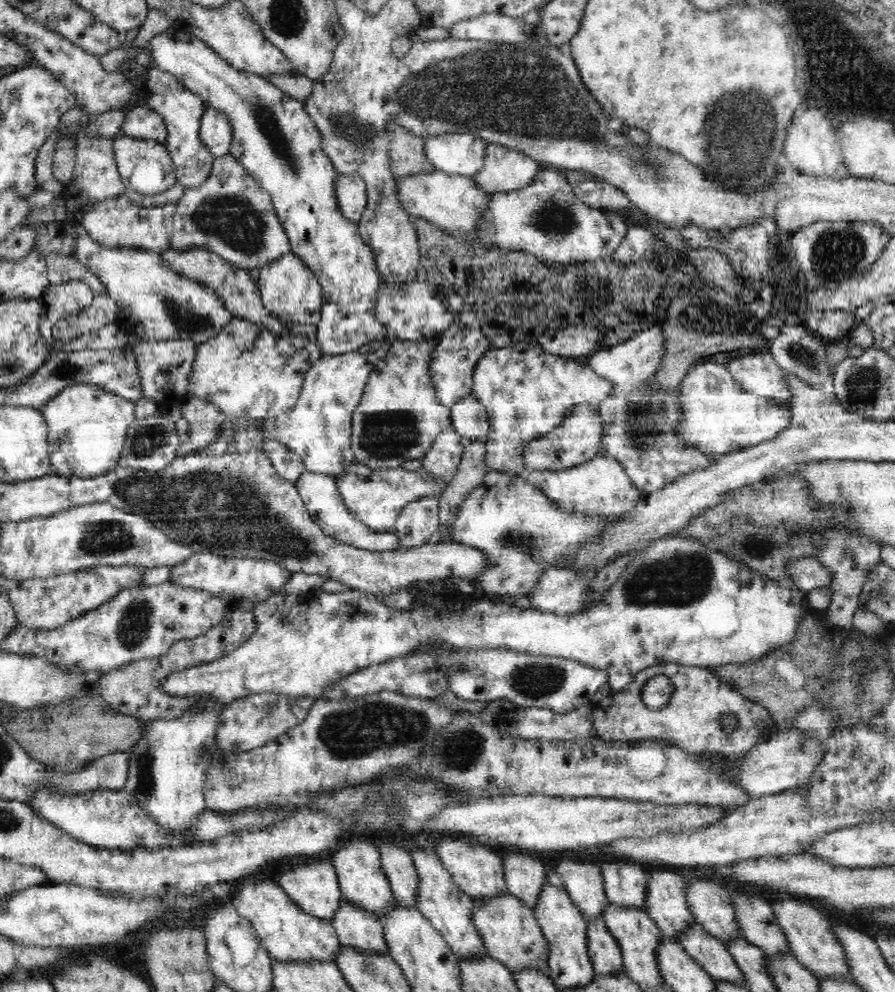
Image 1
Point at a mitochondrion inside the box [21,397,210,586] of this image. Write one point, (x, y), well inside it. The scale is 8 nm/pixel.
(106, 538)

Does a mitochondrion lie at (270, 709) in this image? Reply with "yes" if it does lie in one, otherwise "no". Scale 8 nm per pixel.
yes

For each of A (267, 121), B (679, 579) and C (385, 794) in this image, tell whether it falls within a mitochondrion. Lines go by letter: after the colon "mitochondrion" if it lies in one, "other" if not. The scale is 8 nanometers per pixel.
A: mitochondrion
B: mitochondrion
C: other

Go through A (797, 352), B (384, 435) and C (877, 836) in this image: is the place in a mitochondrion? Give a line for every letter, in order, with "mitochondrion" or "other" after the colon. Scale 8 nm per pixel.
A: mitochondrion
B: mitochondrion
C: other

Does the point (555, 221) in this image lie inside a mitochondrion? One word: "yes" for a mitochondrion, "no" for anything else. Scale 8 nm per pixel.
yes

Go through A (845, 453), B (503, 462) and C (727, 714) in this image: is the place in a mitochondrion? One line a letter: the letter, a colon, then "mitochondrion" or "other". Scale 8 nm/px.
A: other
B: other
C: mitochondrion

